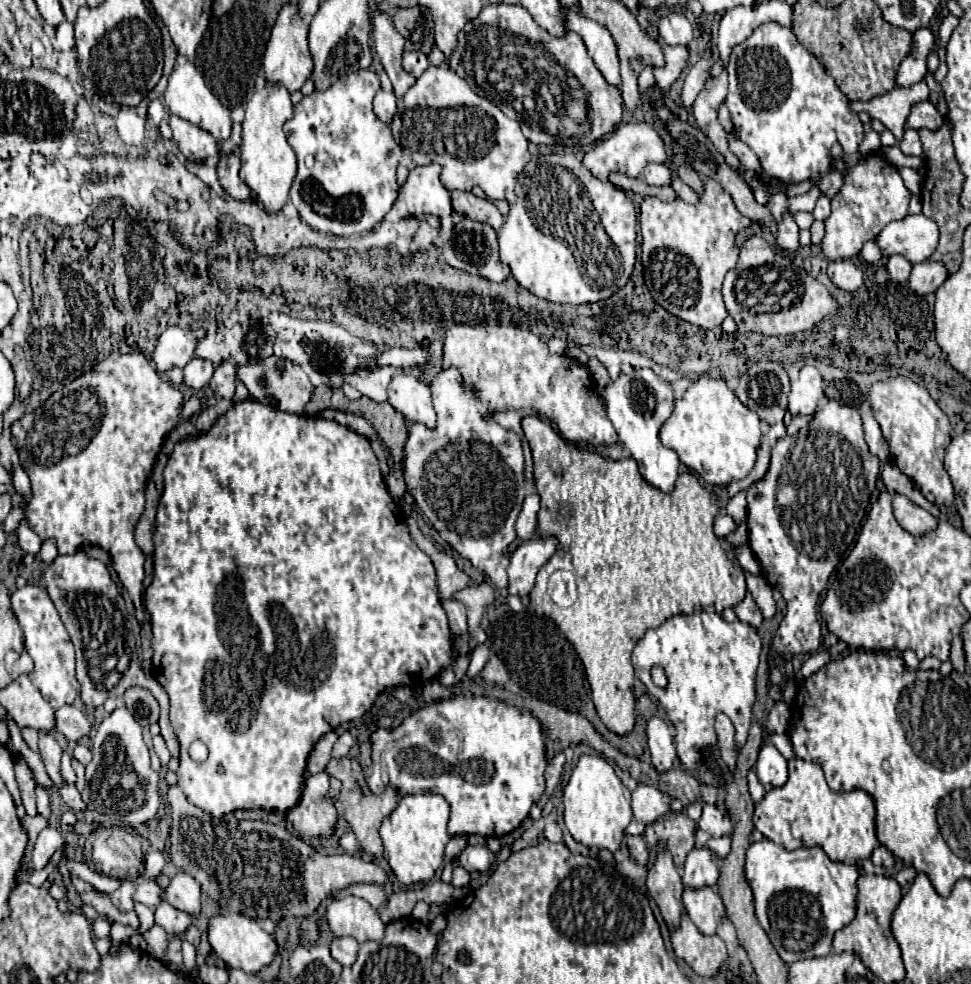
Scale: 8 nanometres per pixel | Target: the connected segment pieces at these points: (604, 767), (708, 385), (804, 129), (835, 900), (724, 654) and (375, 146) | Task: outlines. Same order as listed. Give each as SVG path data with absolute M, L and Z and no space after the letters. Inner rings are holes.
M582 756L564 788L564 822L574 840L590 848L594 846L616 852L630 820L632 808L624 798L624 786L614 768L602 756Z
M700 376L688 388L688 392L676 400L670 420L662 426L662 442L676 450L680 460L708 486L728 486L734 480L742 480L750 474L756 462L756 450L760 448L760 418L750 412L726 386L724 380Z
M778 22L760 24L752 32L752 36L736 44L732 48L726 70L728 70L728 96L724 104L730 110L734 132L758 156L764 172L770 178L780 180L784 184L798 184L812 176L824 178L822 180L824 194L832 198L834 192L838 192L838 188L842 186L842 174L830 170L830 146L834 142L840 142L846 156L850 158L850 166L854 166L858 160L862 160L862 156L858 154L858 144L864 138L862 122L858 120L858 114L854 114L848 108L848 98L840 92L834 78L828 76L822 64L818 64L818 60L814 60L814 56L810 56L810 52L806 52L798 44L794 32L786 26L780 26Z
M764 838L752 842L746 852L746 880L754 892L756 914L764 924L768 916L768 938L786 964L832 952L834 932L848 926L856 916L858 864L830 860L822 848L798 848L786 852Z
M694 612L694 614L676 614L668 618L662 626L656 630L648 630L634 646L632 650L632 666L636 670L636 678L640 678L642 684L646 684L648 694L656 696L656 700L664 706L666 716L674 724L676 730L676 752L682 760L682 766L686 770L698 770L702 768L706 756L710 750L718 746L718 736L714 730L714 718L718 712L726 712L732 718L732 724L736 728L734 744L736 750L740 750L748 738L748 728L752 720L752 706L756 696L756 666L760 656L760 638L756 638L756 630L742 622L726 622L716 612ZM654 666L664 668L668 684L666 688L658 688L652 682L650 670Z
M358 70L342 76L326 90L314 90L294 106L294 116L284 124L284 134L298 158L298 174L290 188L290 202L300 212L300 218L318 232L334 232L348 236L354 232L372 230L390 212L396 194L396 166L402 158L402 148L394 140L390 126L382 124L372 112L372 98L380 90L380 80L372 70Z

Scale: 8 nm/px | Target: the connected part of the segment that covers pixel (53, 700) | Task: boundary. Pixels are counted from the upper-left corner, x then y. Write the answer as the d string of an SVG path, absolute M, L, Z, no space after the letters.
M26 584L12 592L12 612L16 614L16 620L20 628L24 630L24 646L26 652L34 660L34 672L30 674L32 684L42 692L42 696L50 702L52 708L60 708L64 704L72 704L74 698L80 692L78 680L74 676L74 644L66 632L64 622L60 620L60 614L50 600L46 588Z

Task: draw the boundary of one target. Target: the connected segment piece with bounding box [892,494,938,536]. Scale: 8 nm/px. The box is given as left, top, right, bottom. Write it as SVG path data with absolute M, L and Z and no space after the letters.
M902 494L894 496L892 506L894 506L894 516L896 516L898 524L902 524L902 528L908 530L914 536L926 534L926 532L930 532L930 530L934 530L938 526L938 520L930 512L926 512L918 504L910 502Z

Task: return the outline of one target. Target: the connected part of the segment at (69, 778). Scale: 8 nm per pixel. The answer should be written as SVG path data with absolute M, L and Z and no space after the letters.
M70 754L62 756L62 776L64 776L64 780L68 784L76 784L76 772L74 772L74 768L70 764Z

